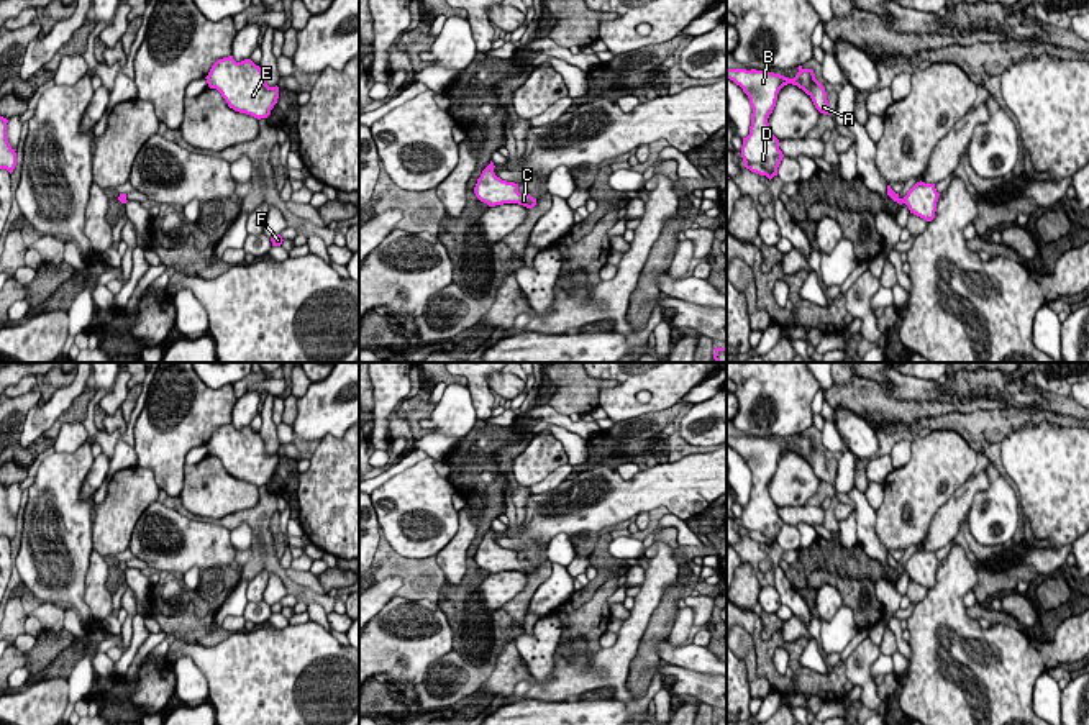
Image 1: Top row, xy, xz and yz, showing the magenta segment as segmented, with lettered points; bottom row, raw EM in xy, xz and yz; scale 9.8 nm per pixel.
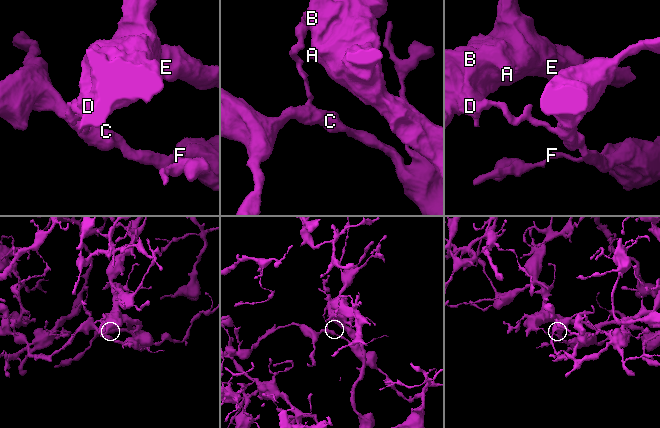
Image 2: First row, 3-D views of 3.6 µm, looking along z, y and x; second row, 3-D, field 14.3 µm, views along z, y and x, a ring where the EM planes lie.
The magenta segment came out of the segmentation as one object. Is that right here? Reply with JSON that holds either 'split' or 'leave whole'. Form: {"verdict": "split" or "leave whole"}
{"verdict": "leave whole"}

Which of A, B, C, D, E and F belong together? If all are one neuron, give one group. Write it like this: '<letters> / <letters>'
A B C D E F

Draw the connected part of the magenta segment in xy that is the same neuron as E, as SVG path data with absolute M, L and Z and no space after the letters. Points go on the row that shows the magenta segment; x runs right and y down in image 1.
M233 56L218 59L205 77L210 89L216 89L230 108L267 118L277 103L279 87L269 87L259 66L251 59L236 62Z

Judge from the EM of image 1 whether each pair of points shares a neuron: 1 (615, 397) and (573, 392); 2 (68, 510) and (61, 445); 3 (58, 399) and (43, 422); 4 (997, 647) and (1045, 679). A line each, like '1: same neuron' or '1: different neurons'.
1: different neurons
2: different neurons
3: same neuron
4: different neurons

